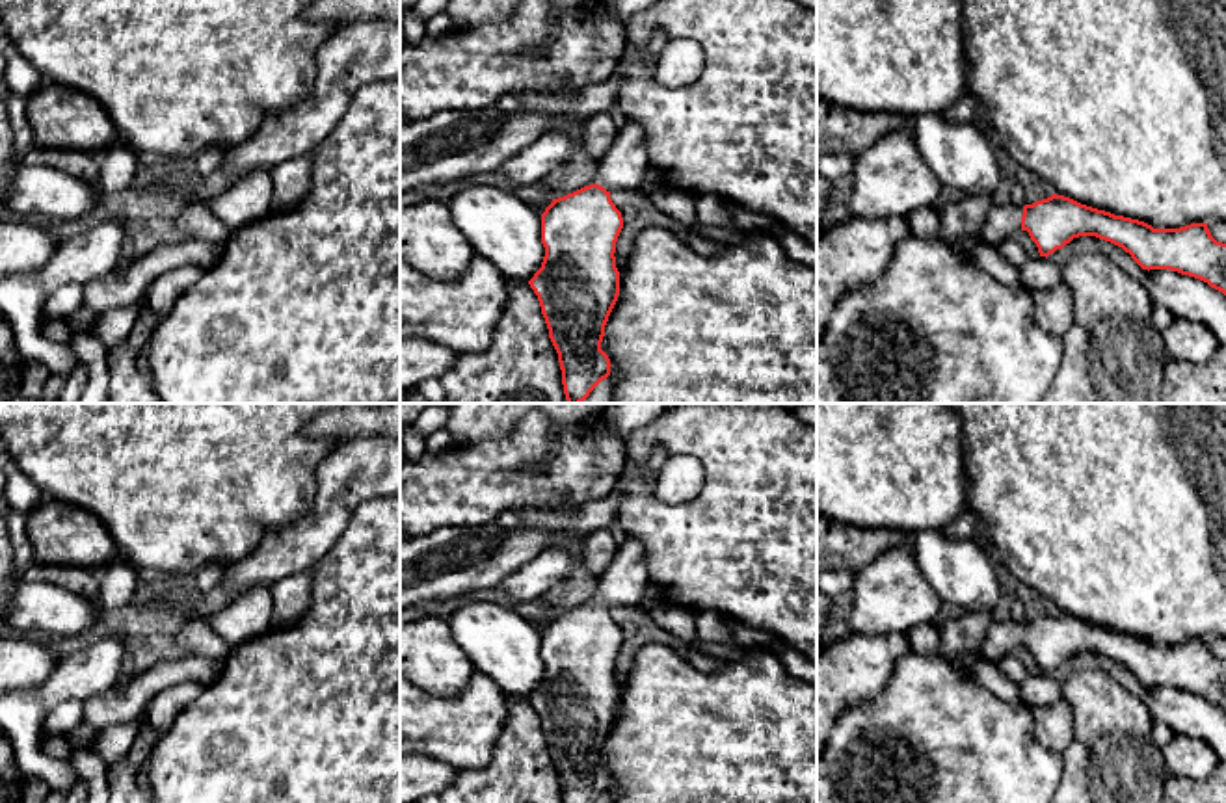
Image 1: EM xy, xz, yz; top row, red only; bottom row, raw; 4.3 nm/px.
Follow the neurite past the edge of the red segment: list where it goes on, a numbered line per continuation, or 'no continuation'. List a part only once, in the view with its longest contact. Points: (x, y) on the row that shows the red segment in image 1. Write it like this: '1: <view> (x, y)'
1: yz (1001, 223)

